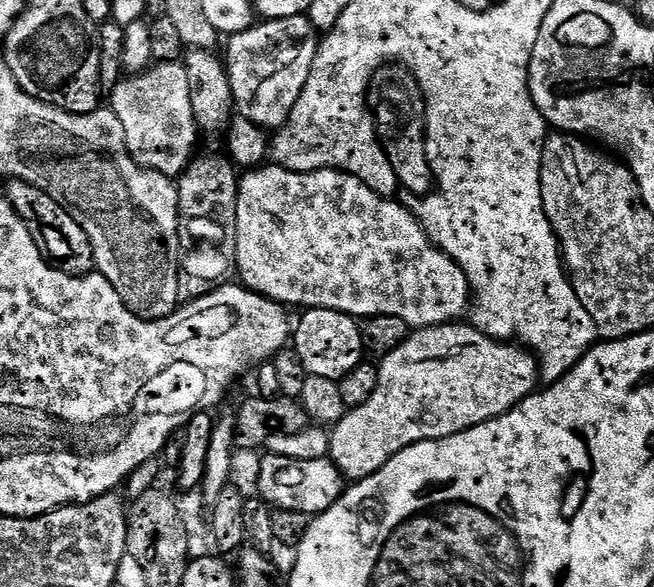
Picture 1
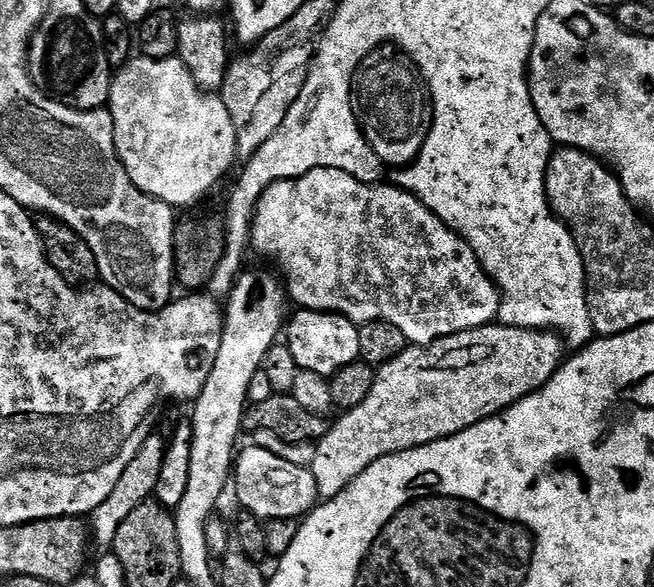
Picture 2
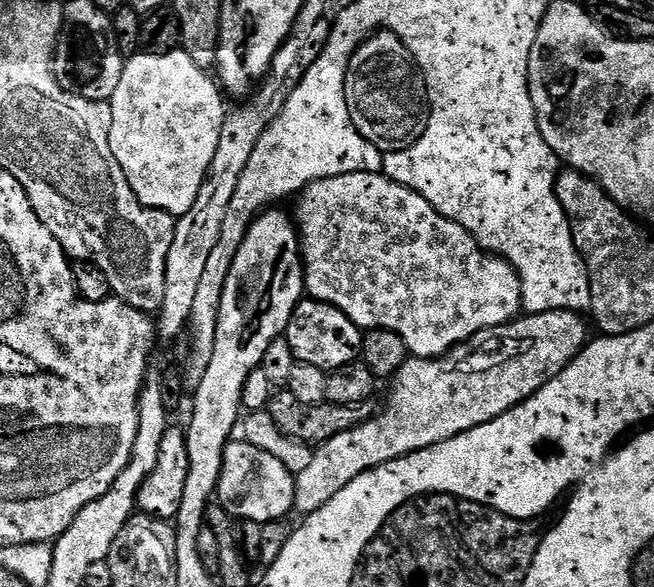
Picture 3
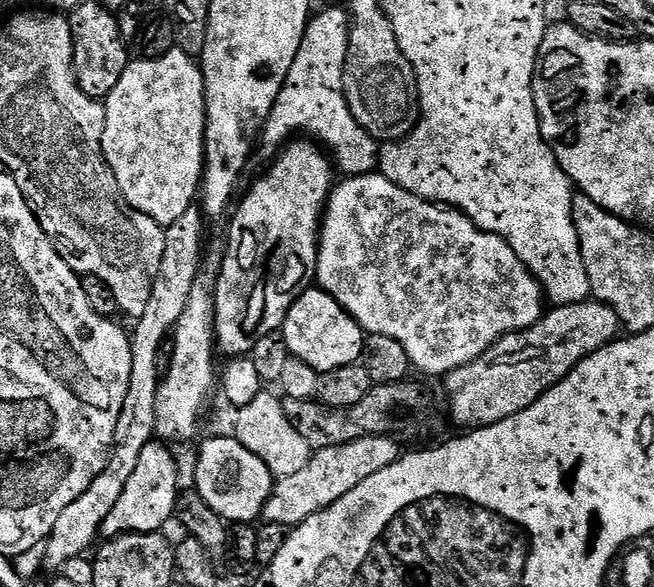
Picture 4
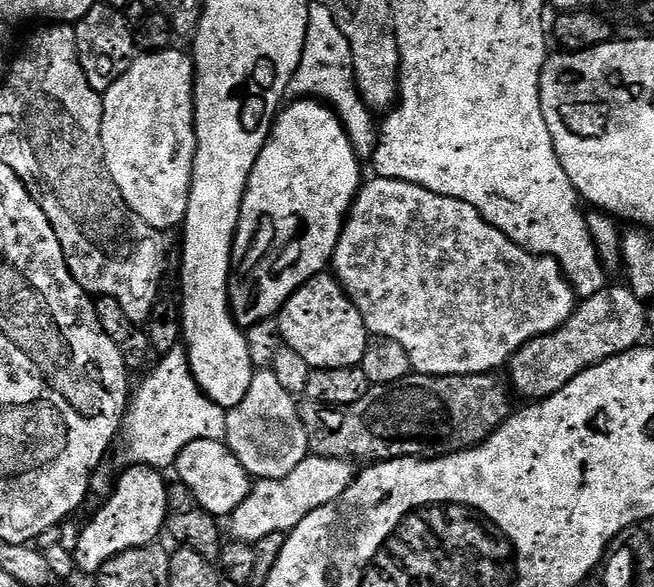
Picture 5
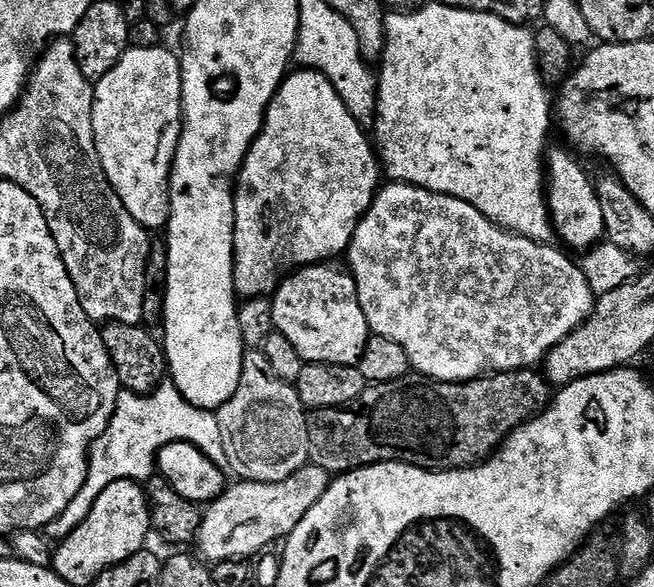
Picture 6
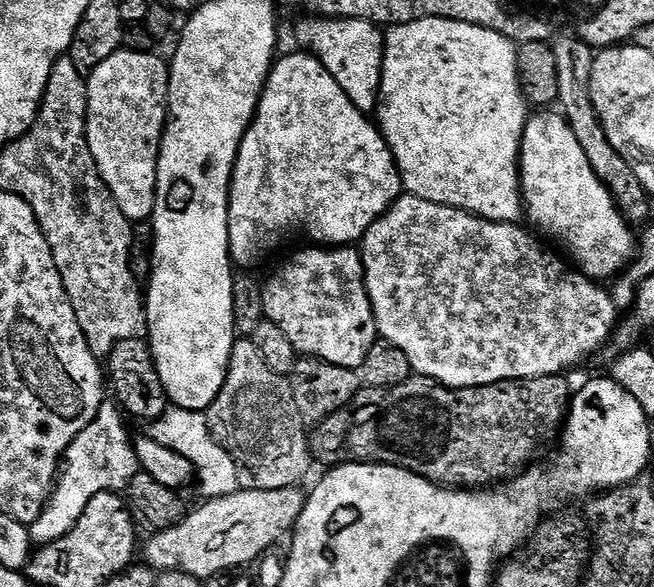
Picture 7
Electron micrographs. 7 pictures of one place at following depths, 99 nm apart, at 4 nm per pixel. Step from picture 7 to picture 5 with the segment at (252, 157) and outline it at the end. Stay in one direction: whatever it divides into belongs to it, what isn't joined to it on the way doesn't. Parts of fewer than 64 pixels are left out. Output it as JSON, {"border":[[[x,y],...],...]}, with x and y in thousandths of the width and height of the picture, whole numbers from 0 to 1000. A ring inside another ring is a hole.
{"border":[[[476,167],[445,174],[446,179],[430,182],[416,206],[416,227],[391,264],[370,337],[367,376],[355,414],[355,467],[349,474],[349,521],[369,555],[417,543],[463,484],[506,451],[532,359],[554,312],[554,274],[514,193],[500,177]]]}

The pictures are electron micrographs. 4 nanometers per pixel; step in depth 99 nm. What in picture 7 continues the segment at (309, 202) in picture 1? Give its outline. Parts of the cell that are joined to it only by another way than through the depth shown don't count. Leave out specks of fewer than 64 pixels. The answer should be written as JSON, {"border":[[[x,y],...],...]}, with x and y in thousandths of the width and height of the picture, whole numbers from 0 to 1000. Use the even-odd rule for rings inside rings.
{"border":[[[615,330],[590,358],[590,365],[584,365],[584,371],[578,371],[578,378],[572,378],[566,392],[560,392],[554,411],[557,479],[572,528],[575,564],[586,578],[609,589],[609,596],[615,596],[621,610],[627,610],[627,624],[635,639],[654,641],[671,654],[680,654],[683,661],[729,661],[769,647],[853,641],[867,635],[867,627],[890,618],[898,606],[908,605],[928,579],[931,584],[937,578],[945,557],[945,530],[936,513],[934,496],[913,479],[899,475],[879,455],[870,453],[849,428],[830,429],[824,416],[827,411],[818,400],[806,402],[795,387],[794,380],[763,382],[754,375],[739,375],[705,354],[676,351],[670,344],[651,344],[651,337]]]}

